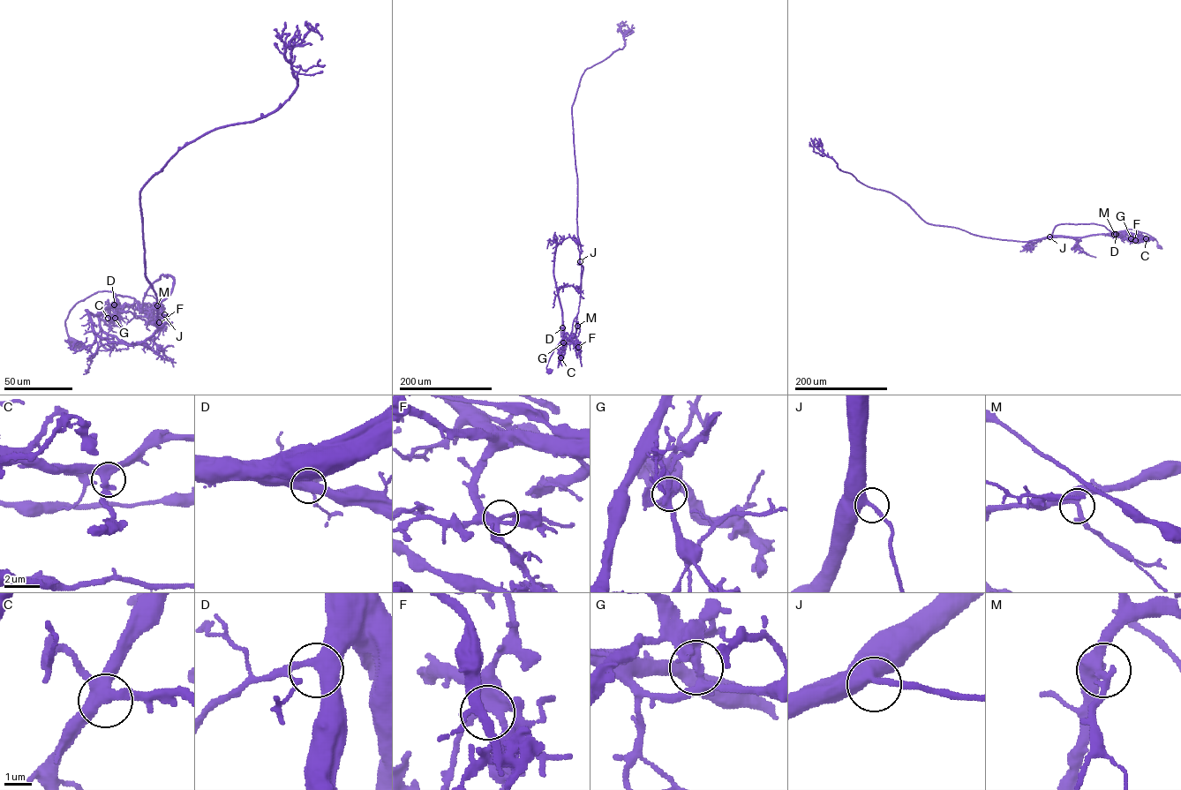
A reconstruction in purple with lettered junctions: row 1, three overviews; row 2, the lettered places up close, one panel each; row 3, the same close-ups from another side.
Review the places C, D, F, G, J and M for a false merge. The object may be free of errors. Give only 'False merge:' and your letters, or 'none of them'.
False merge: G

